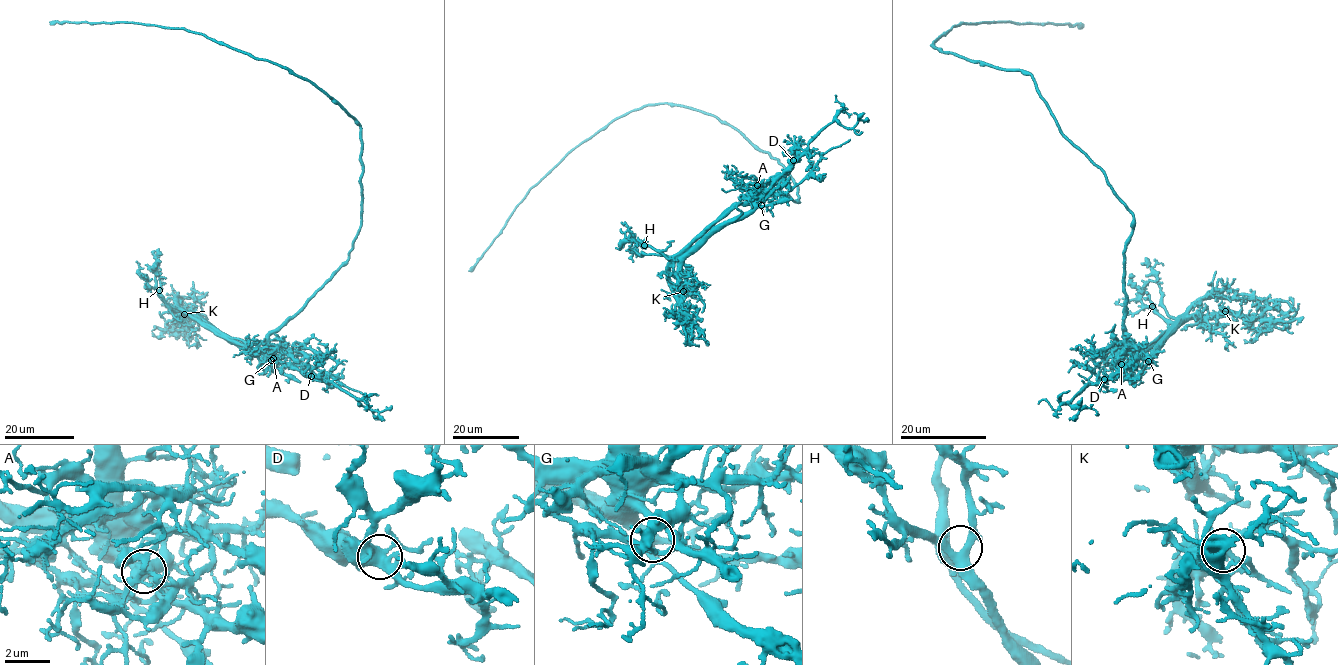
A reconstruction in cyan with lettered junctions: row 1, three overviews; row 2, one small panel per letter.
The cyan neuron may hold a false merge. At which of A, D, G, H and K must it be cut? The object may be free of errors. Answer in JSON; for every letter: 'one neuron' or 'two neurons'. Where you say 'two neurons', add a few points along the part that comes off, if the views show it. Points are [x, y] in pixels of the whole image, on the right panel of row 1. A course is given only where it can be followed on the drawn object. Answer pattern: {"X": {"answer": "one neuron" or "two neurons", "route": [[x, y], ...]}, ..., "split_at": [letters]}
{"A": {"answer": "two neurons", "route": [[1122, 364], [1201, 298], [1281, 301], [1295, 310], [1288, 321], [1270, 322], [1244, 340]]}, "D": {"answer": "one neuron"}, "G": {"answer": "one neuron"}, "H": {"answer": "one neuron"}, "K": {"answer": "one neuron"}, "split_at": ["A"]}

